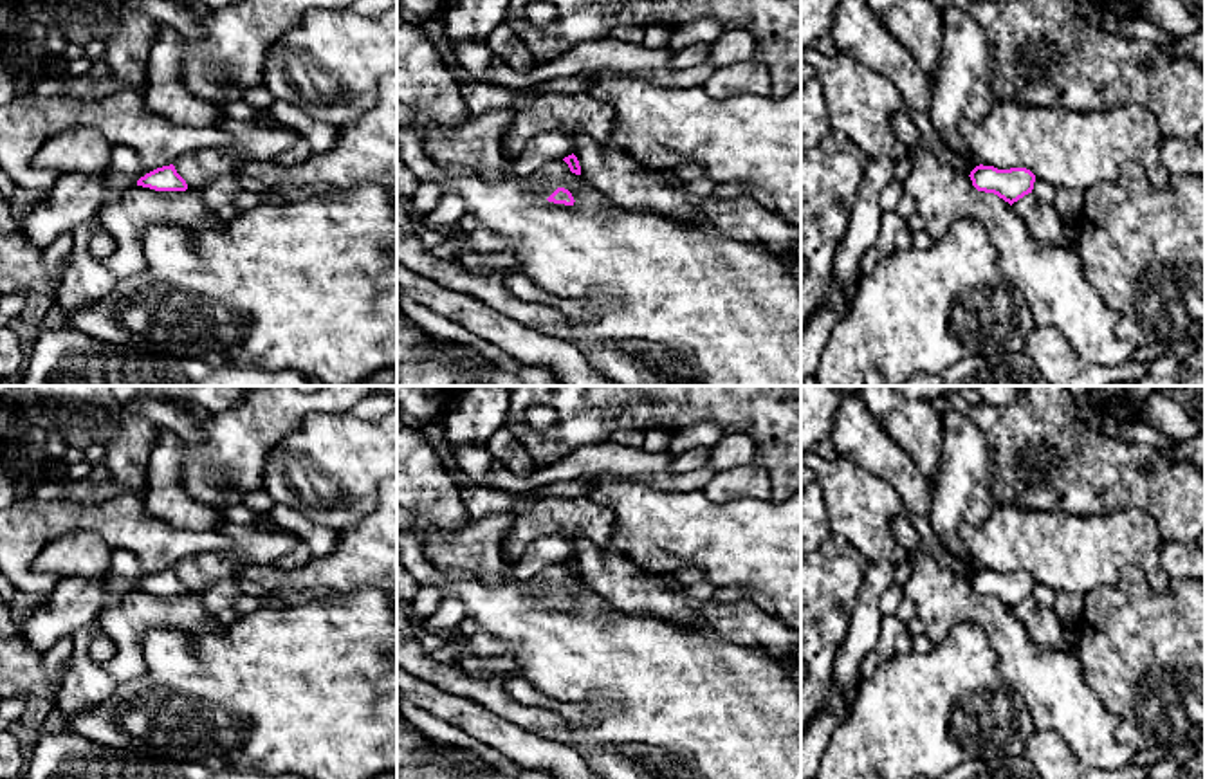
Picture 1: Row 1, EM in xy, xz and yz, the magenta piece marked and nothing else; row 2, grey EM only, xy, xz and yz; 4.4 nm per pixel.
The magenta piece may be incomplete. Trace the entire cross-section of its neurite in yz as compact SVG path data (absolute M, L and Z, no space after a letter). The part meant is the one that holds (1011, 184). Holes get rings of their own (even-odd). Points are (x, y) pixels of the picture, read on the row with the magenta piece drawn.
M983 164L976 166L969 177L978 191L994 193L1010 206L1032 193L1035 182L1035 175L1026 168L998 170Z

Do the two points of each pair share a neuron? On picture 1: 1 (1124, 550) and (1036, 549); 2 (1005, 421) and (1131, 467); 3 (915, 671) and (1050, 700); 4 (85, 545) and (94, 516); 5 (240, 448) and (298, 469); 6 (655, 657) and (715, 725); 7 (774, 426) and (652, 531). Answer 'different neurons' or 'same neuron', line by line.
1: same neuron
2: same neuron
3: different neurons
4: different neurons
5: different neurons
6: same neuron
7: different neurons

